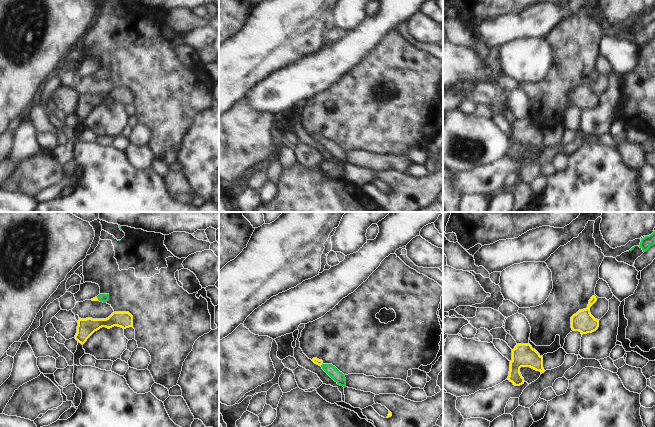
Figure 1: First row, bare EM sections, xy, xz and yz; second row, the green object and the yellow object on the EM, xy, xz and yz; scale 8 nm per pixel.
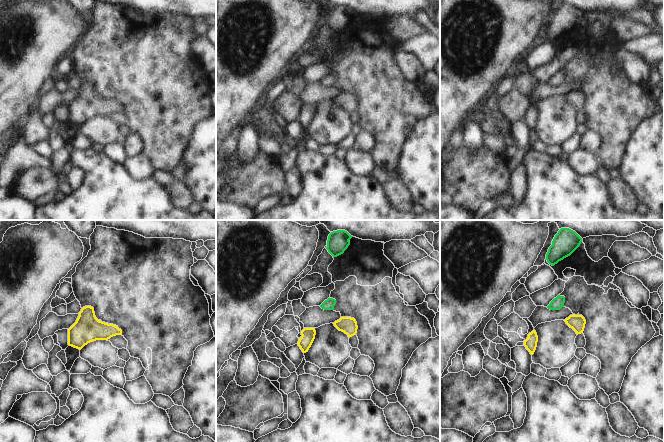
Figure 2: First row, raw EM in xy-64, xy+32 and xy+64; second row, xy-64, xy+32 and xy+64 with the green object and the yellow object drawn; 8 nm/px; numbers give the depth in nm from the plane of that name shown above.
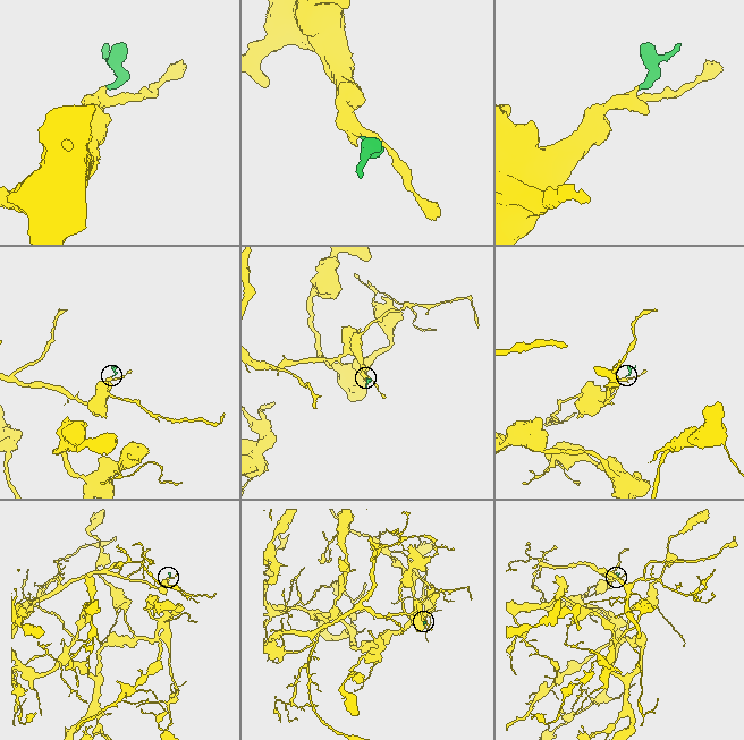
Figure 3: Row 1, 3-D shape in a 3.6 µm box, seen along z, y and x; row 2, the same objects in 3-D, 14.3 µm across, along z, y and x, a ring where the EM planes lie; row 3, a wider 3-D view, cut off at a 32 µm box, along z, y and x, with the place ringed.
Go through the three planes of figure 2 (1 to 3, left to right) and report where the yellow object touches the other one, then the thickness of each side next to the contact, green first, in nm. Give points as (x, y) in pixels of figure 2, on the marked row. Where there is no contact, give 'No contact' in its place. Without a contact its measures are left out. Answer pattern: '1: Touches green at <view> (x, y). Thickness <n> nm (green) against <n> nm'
1: No contact
2: No contact
3: No contact.

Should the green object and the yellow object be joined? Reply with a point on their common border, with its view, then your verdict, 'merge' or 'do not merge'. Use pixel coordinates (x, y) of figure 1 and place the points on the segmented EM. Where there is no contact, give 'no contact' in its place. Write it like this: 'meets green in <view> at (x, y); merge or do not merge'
meets green in xy at (98, 299); merge

